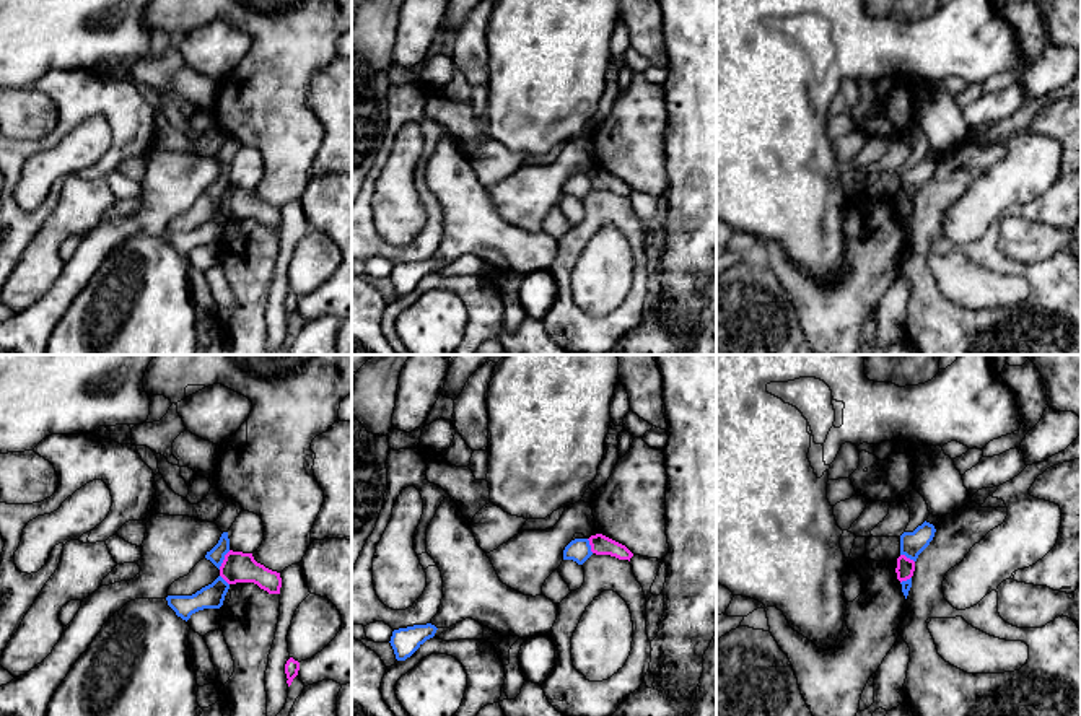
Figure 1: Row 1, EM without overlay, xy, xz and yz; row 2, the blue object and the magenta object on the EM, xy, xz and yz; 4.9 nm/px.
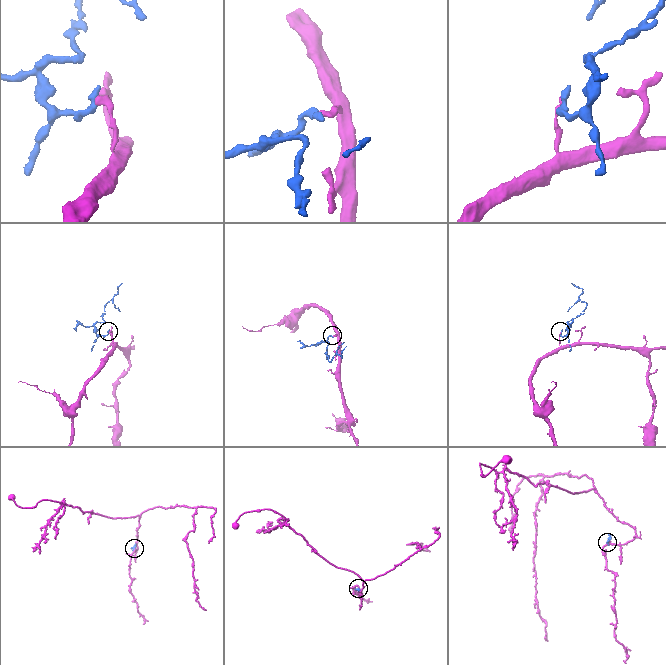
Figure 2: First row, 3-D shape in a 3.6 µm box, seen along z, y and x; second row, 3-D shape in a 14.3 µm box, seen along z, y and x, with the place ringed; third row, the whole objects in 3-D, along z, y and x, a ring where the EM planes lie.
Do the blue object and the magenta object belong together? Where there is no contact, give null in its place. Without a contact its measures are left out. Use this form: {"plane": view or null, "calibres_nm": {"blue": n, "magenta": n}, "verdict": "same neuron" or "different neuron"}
{"plane": "xy", "calibres_nm": {"blue": 80, "magenta": 150}, "verdict": "different neuron"}

